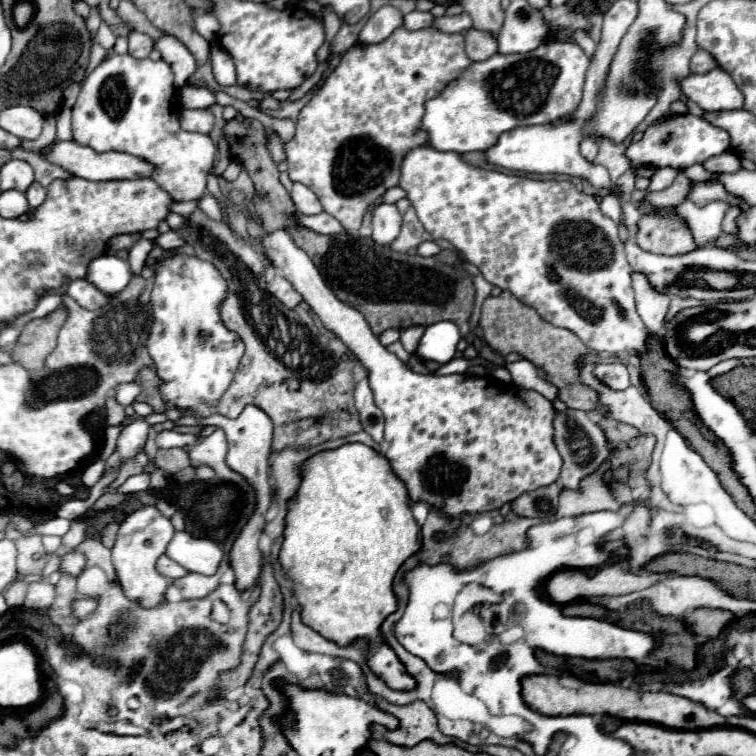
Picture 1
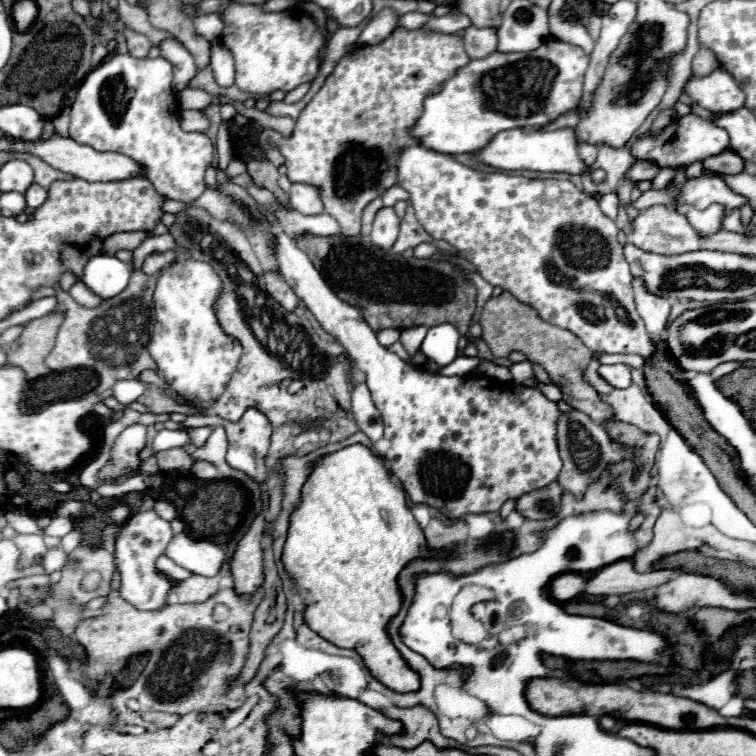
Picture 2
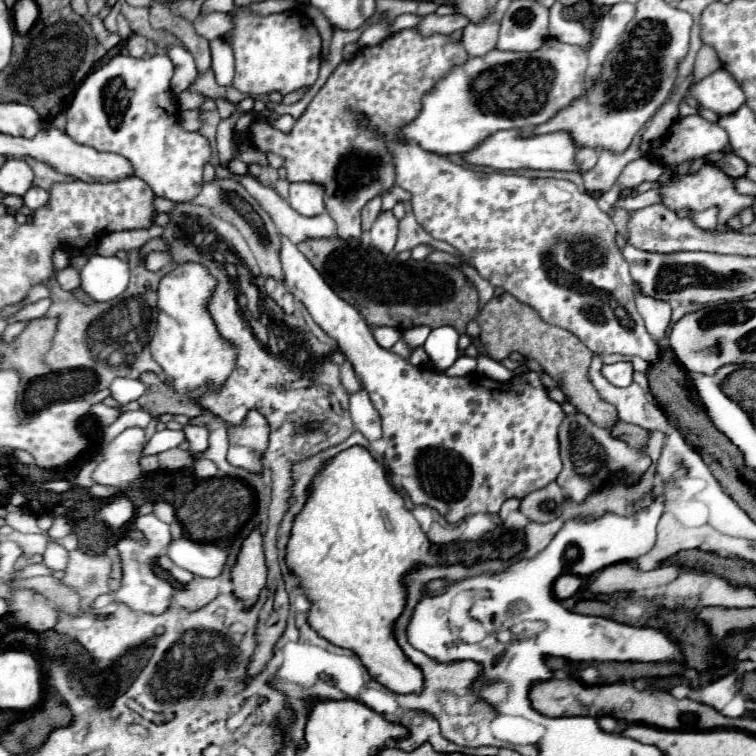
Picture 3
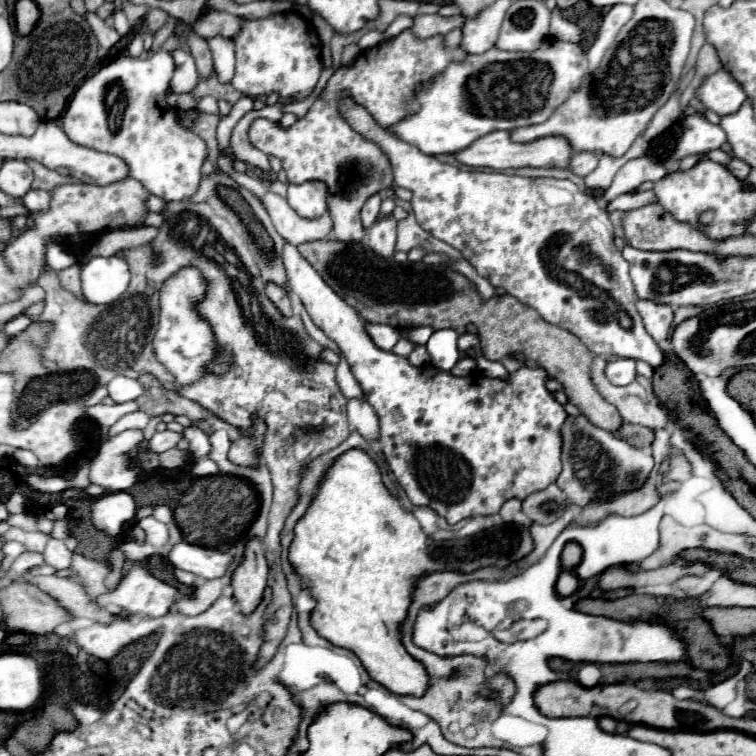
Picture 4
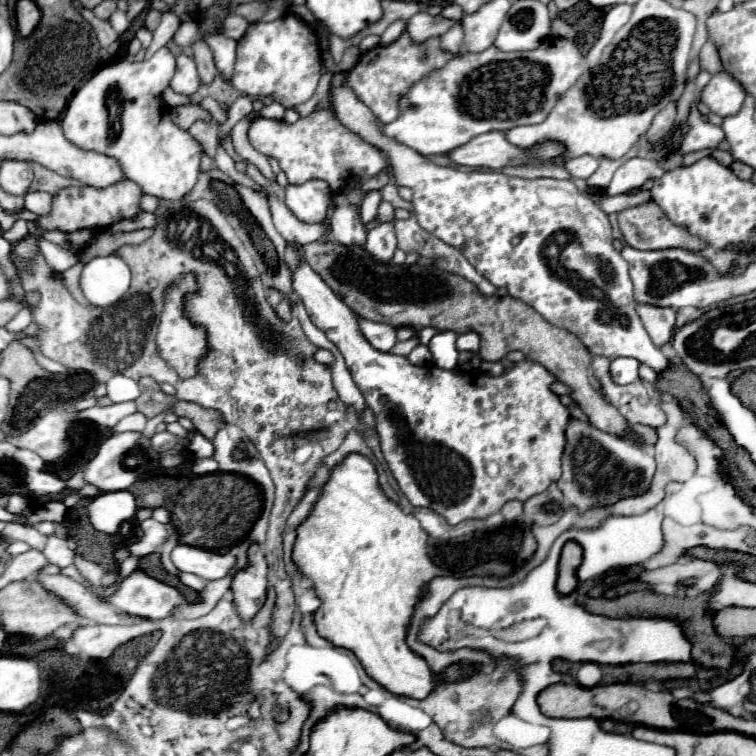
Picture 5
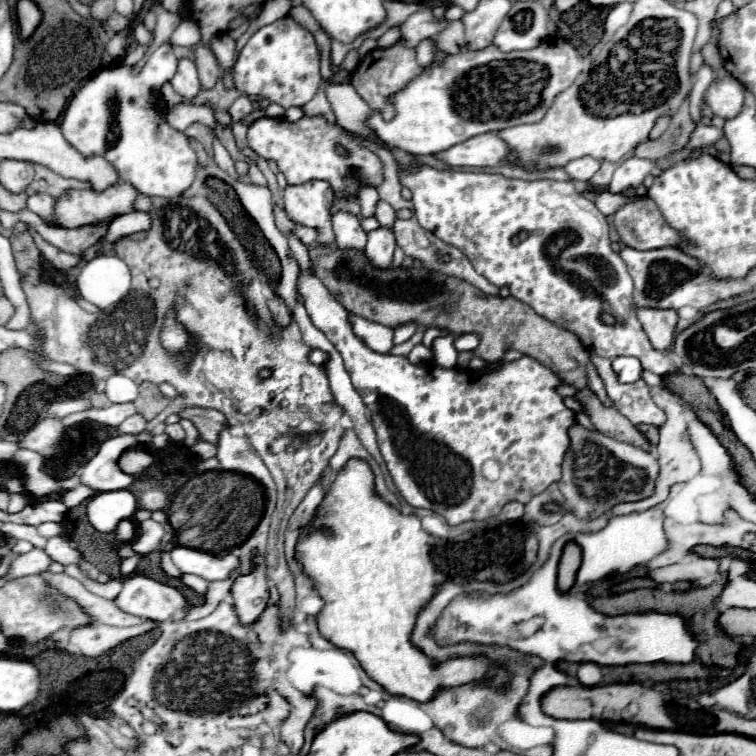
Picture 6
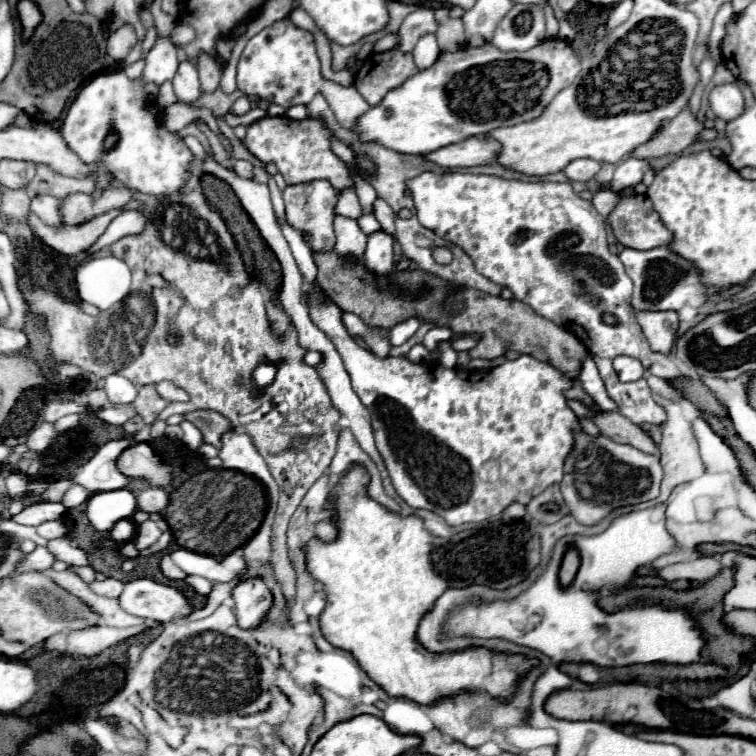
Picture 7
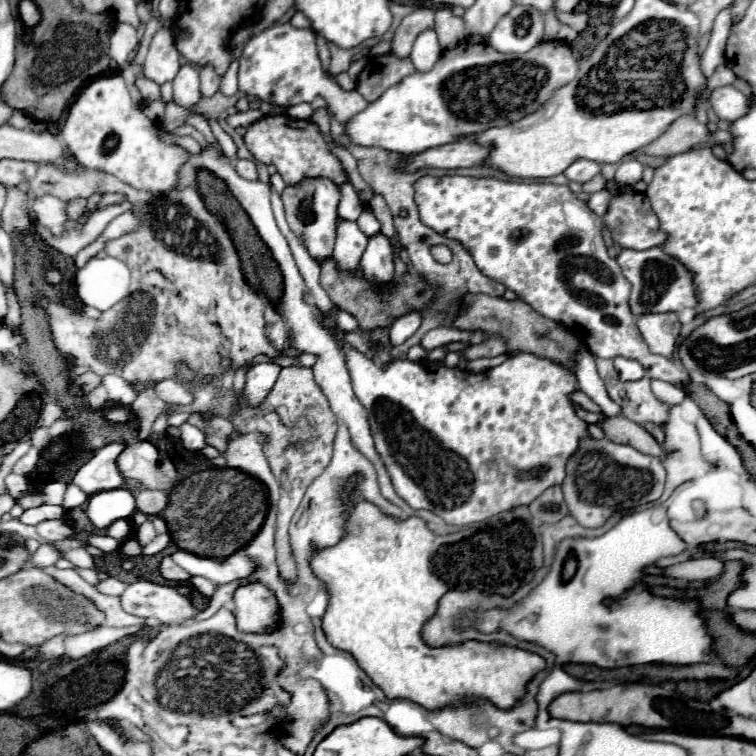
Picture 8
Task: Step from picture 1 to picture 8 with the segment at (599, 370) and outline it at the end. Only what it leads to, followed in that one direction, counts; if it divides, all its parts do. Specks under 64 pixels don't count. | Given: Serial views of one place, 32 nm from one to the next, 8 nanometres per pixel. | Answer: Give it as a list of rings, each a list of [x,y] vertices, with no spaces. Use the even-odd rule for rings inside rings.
[[[616,358],[614,360],[614,368],[620,374],[620,380],[640,380],[644,376],[644,368],[640,362],[636,360],[628,360],[628,358]]]

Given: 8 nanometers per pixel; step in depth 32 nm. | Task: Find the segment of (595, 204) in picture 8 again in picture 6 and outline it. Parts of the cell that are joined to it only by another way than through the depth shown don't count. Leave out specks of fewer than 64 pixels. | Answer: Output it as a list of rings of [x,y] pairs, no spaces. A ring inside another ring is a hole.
[[[602,190],[602,192],[596,192],[594,204],[604,216],[610,216],[612,212],[616,212],[616,208],[620,208],[620,204],[624,204],[624,200],[630,200],[630,198],[624,194],[612,194],[608,190]]]

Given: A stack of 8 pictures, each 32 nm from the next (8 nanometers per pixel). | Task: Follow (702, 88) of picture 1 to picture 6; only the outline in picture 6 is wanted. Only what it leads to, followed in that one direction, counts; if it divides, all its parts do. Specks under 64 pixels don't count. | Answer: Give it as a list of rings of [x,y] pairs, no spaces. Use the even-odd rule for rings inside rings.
[[[722,78],[710,84],[704,96],[706,104],[712,108],[712,112],[724,120],[734,118],[740,114],[744,104],[744,92],[742,84],[736,78]]]

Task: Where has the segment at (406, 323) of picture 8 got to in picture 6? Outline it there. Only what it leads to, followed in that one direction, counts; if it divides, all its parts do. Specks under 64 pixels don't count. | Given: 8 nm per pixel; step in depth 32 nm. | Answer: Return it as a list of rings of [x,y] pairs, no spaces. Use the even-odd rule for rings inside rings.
[[[408,322],[408,324],[400,324],[394,328],[394,344],[402,344],[406,342],[414,332],[416,332],[418,324],[416,322]]]

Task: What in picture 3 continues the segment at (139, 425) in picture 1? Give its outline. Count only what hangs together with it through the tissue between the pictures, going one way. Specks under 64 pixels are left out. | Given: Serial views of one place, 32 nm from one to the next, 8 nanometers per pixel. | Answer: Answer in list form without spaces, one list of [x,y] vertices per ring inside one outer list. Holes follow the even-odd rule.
[[[128,428],[122,434],[118,434],[112,442],[104,444],[102,450],[100,450],[100,462],[96,464],[96,468],[92,472],[94,482],[96,484],[104,484],[104,486],[114,486],[114,488],[130,486],[136,478],[142,476],[138,460],[140,460],[144,444],[146,444],[146,438],[144,438],[144,430],[142,428]]]

